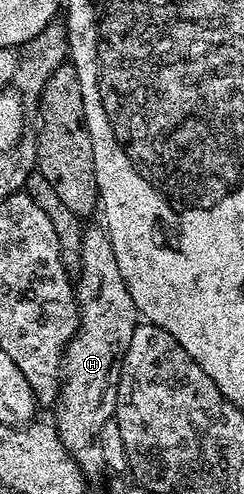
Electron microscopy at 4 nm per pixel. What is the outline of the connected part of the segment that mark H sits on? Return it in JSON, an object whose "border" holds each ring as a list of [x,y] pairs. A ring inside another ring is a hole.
{"border":[[[104,227],[82,231],[82,270],[75,280],[75,291],[81,321],[65,348],[61,395],[55,405],[55,427],[81,472],[86,478],[93,478],[106,471],[103,446],[99,442],[101,431],[109,420],[114,419],[123,358],[127,346],[131,346],[131,334],[135,334],[139,323],[131,290],[127,290],[123,282],[119,262],[115,262],[115,250]]]}

